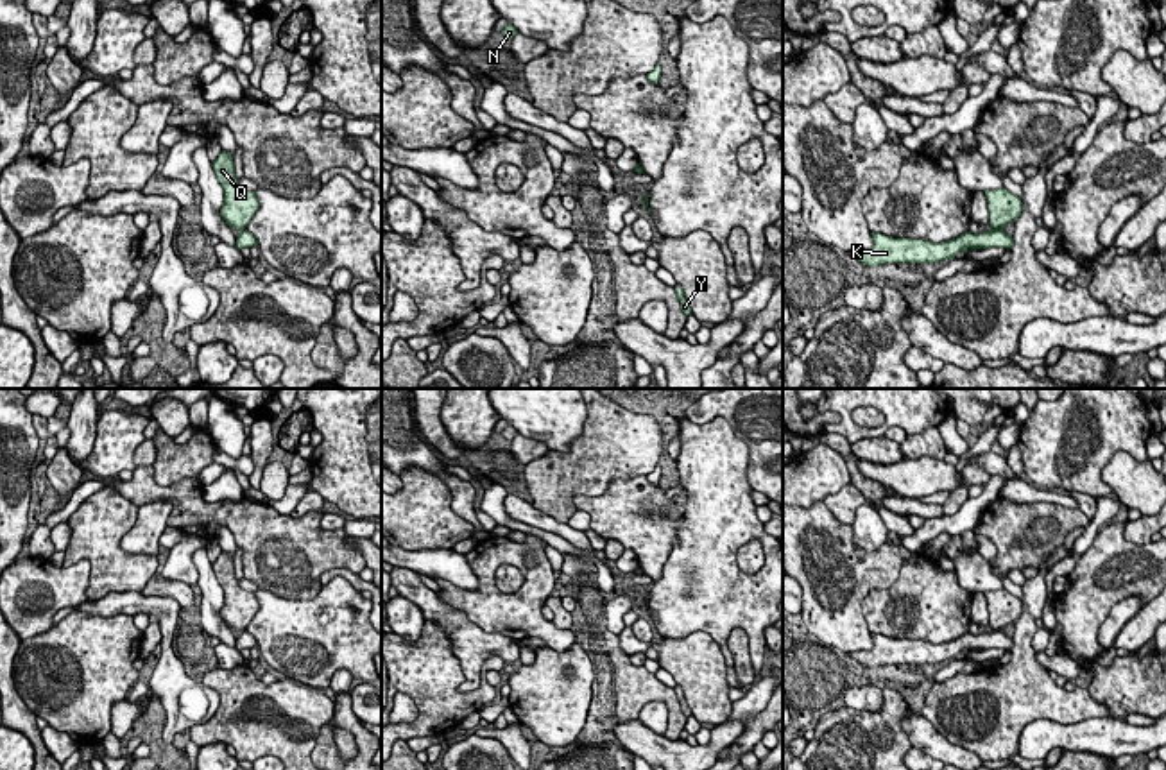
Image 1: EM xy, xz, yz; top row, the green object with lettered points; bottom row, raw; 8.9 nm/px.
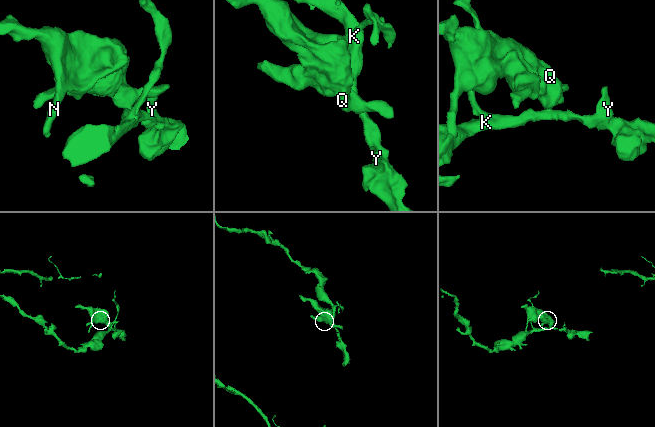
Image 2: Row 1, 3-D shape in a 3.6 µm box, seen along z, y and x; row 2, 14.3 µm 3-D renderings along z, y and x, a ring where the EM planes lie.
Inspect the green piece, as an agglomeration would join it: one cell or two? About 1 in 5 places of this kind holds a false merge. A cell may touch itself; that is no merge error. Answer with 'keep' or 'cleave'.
cleave

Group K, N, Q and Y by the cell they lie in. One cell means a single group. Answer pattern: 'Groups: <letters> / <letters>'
Groups: K Y / N Q

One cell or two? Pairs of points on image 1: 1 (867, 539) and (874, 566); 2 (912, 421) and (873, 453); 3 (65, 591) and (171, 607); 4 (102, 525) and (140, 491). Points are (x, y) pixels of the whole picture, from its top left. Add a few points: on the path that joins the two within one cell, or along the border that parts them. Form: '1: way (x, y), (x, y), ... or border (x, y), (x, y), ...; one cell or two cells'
1: border (849, 525), (857, 547), (874, 550), (885, 541); two cells
2: border (883, 434), (862, 437), (851, 444); two cells
3: border (86, 598), (74, 607); two cells
4: border (106, 486), (111, 486), (138, 507); two cells

